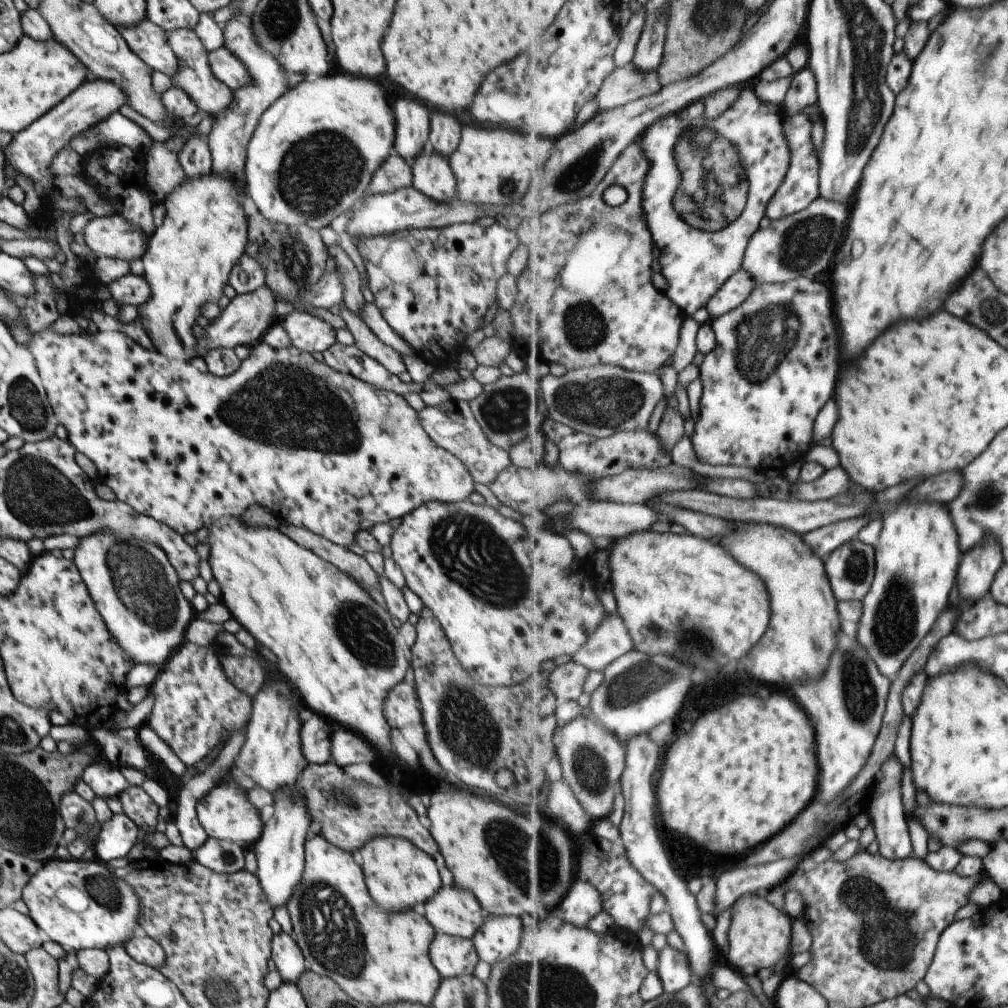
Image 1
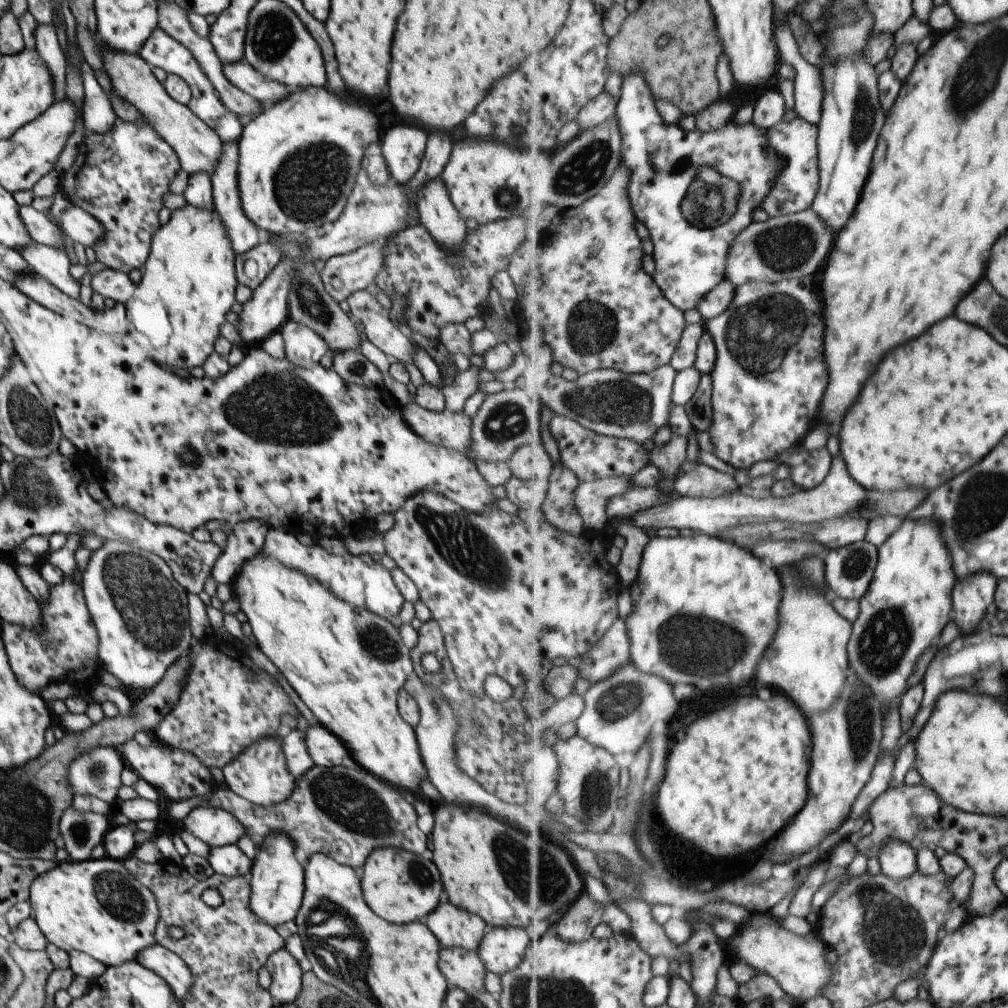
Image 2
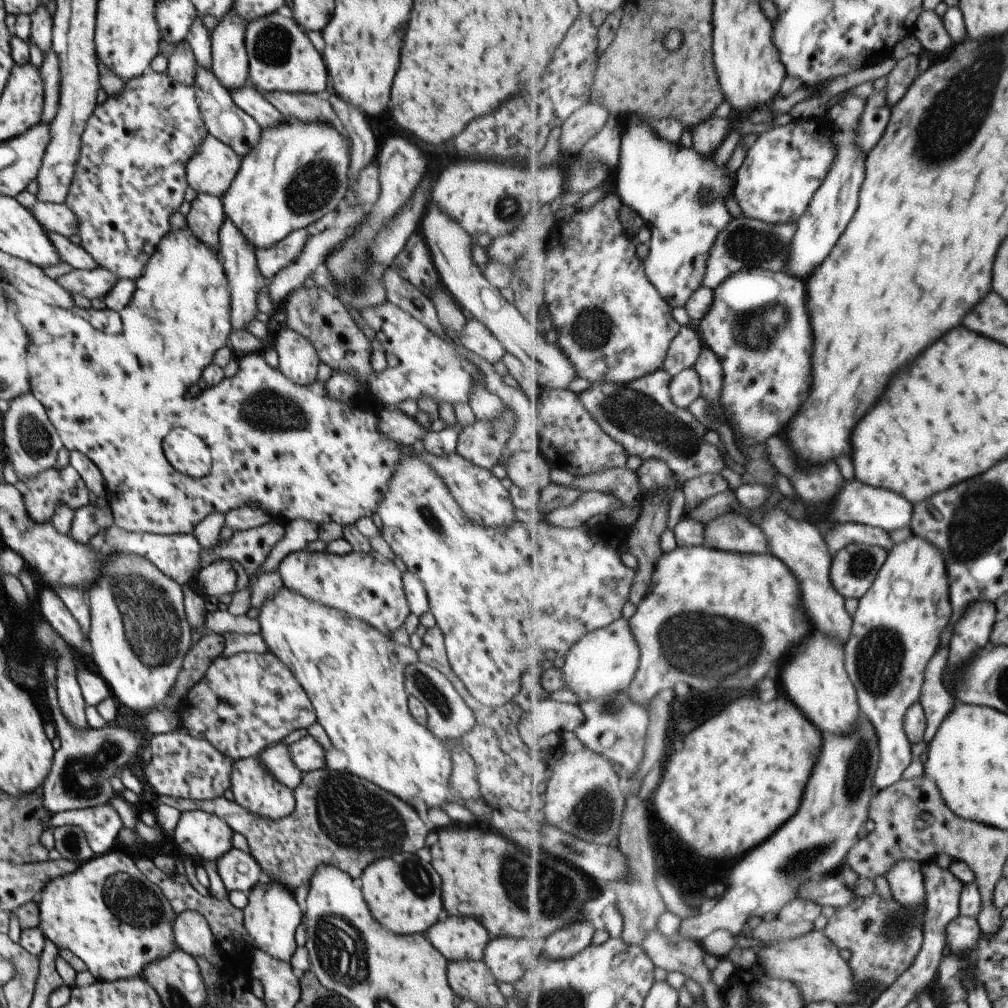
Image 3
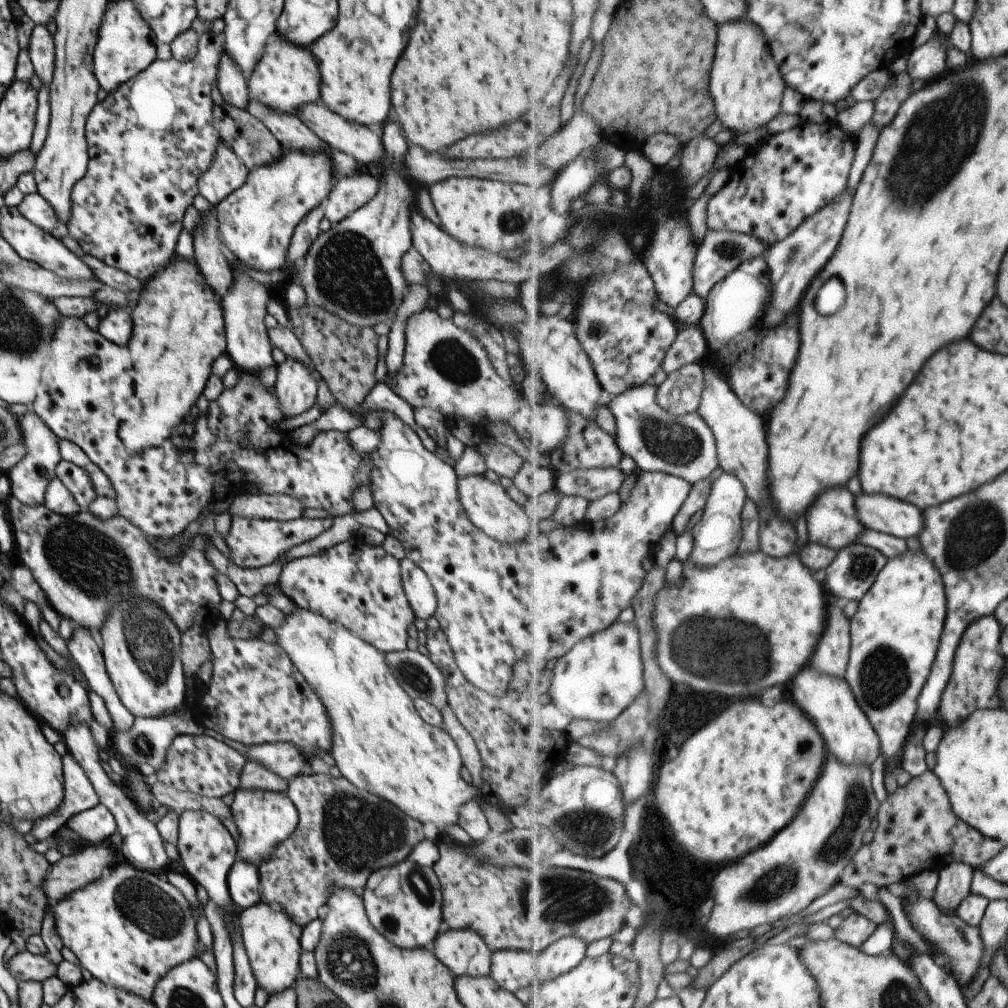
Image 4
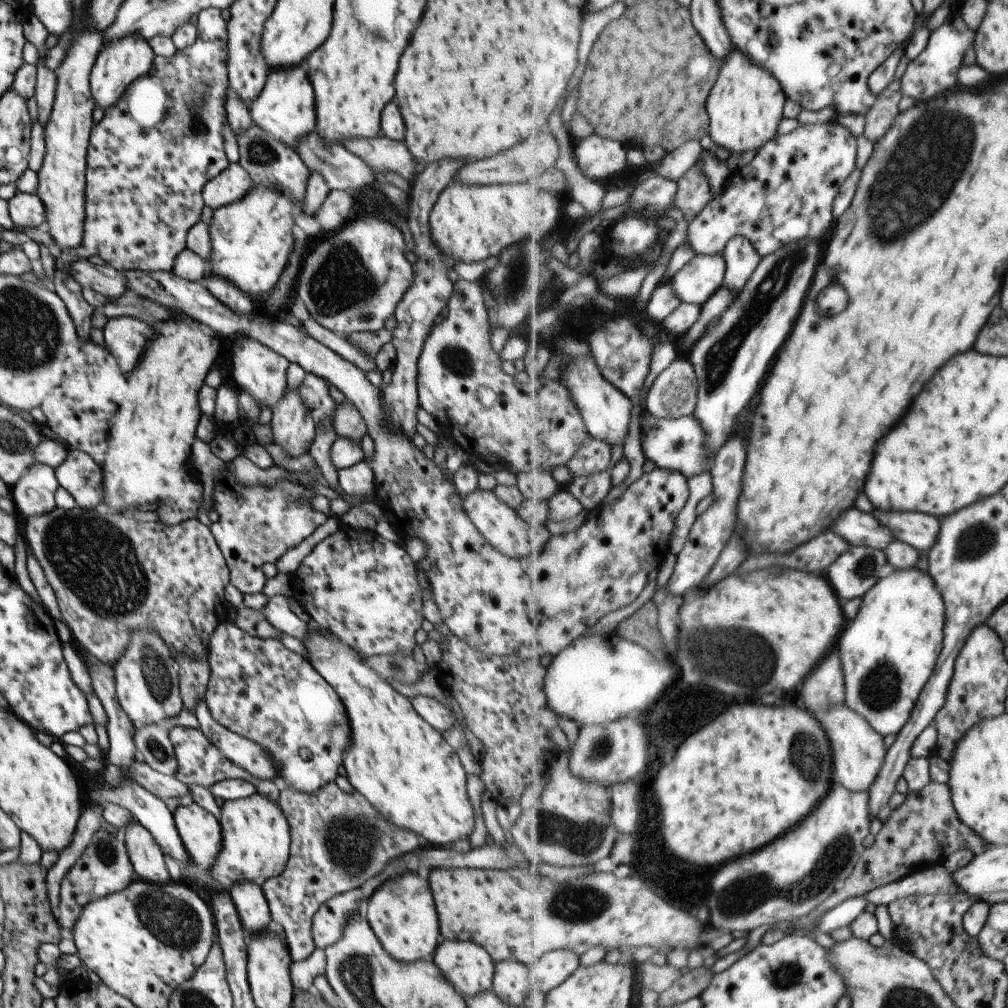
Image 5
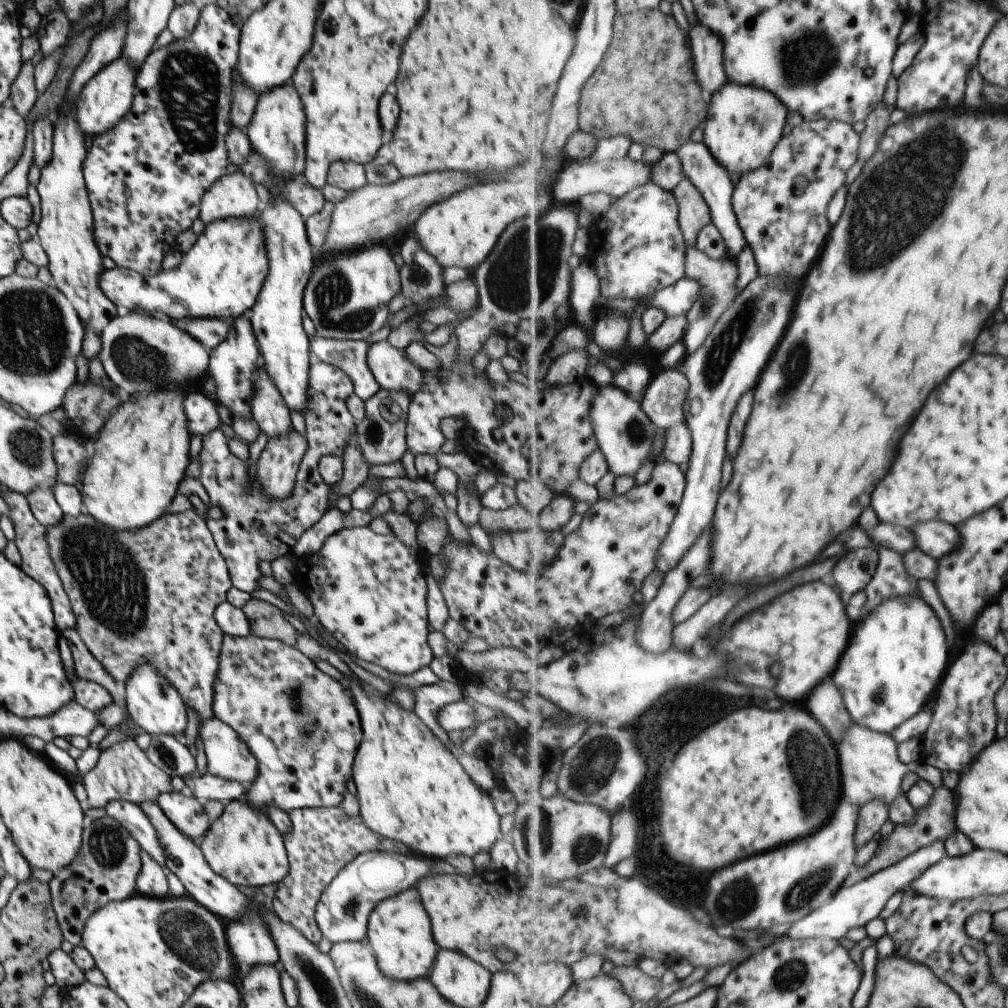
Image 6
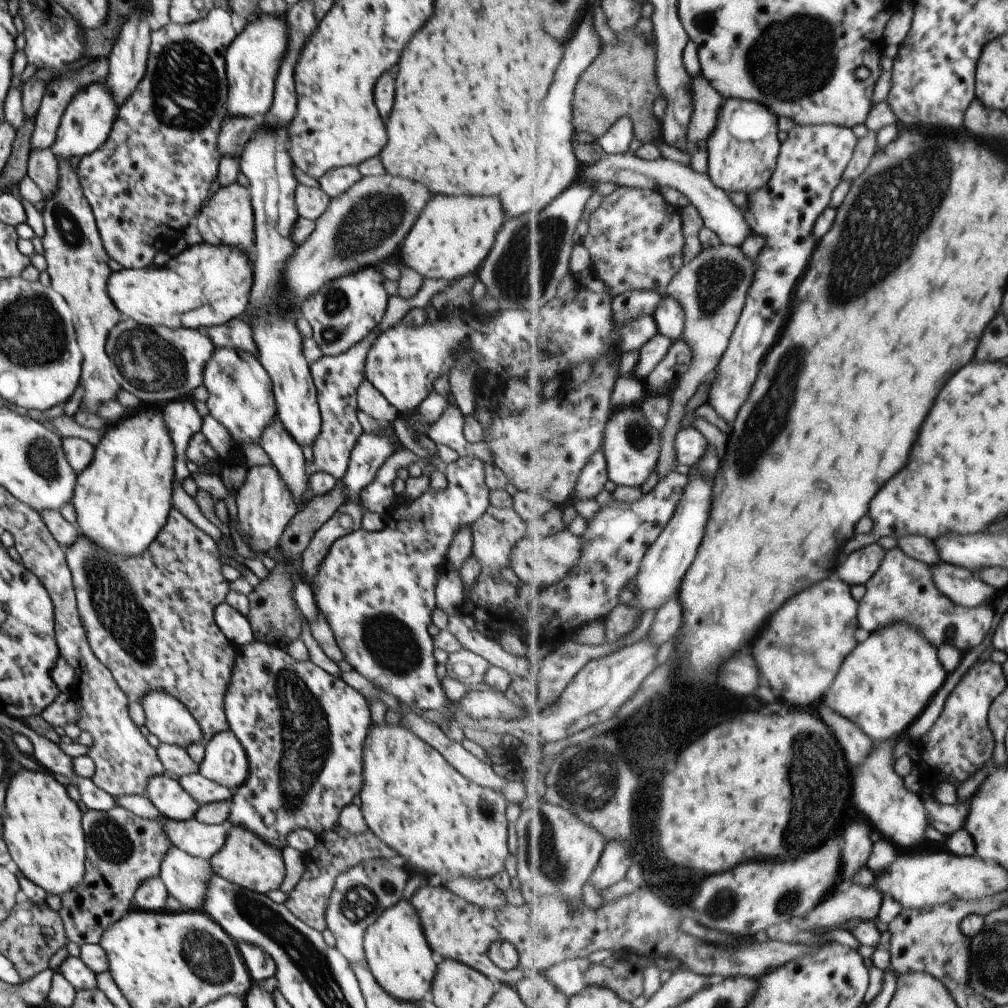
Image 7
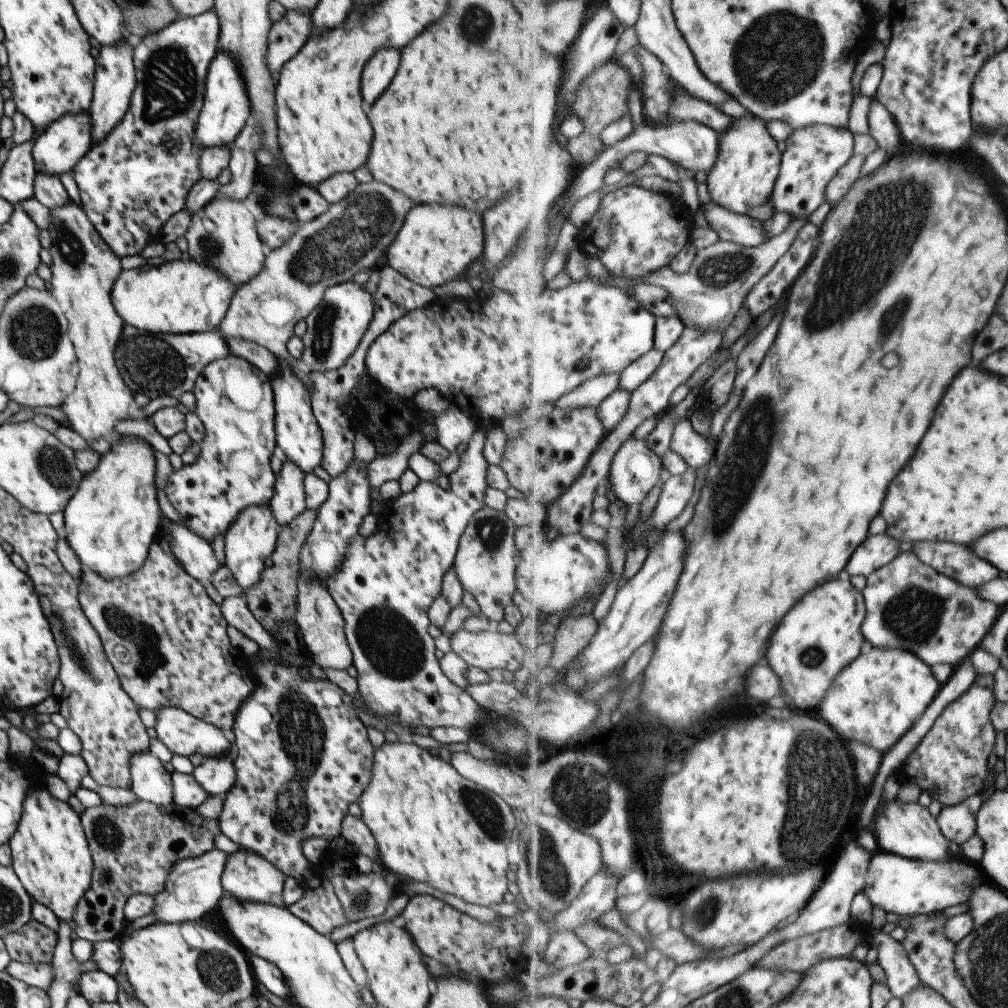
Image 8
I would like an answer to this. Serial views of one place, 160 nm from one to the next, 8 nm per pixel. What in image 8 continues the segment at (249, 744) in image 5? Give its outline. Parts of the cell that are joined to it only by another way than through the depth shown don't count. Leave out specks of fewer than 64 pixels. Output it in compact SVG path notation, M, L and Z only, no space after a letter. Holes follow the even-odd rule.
M213 755L205 757L205 761L192 770L193 778L208 796L225 795L235 784L236 774L232 760L232 755Z

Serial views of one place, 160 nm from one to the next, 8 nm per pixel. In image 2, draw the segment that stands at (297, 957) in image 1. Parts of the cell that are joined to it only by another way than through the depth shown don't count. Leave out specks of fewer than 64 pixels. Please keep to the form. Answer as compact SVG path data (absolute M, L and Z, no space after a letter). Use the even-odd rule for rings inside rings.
M281 948L267 958L264 966L271 976L268 992L273 1002L277 1005L294 1004L301 990L302 976L295 958Z

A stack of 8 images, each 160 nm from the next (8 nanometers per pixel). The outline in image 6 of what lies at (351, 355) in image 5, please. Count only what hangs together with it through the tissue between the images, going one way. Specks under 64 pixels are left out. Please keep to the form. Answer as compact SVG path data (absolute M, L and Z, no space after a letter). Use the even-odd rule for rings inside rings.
M385 341L371 343L367 347L366 365L381 389L395 389L412 394L422 379L422 370L414 368L404 357L401 349Z

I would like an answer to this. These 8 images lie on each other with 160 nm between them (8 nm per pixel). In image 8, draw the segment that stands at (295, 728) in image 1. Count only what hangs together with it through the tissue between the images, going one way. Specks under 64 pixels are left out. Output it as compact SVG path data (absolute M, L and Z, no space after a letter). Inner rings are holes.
M237 849L226 856L220 876L220 886L224 894L230 894L240 901L251 901L285 907L281 900L281 889L285 875L273 866L265 857L247 849Z

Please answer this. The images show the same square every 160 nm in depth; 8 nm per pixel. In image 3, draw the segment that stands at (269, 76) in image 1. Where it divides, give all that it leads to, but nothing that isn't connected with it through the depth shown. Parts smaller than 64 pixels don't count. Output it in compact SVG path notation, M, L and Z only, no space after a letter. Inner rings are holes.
M223 217L218 228L216 253L221 259L230 292L231 329L242 330L251 319L254 319L255 311L257 311L255 294L261 287L265 286L266 282L259 274L252 244L239 232L238 228L233 226L227 217Z

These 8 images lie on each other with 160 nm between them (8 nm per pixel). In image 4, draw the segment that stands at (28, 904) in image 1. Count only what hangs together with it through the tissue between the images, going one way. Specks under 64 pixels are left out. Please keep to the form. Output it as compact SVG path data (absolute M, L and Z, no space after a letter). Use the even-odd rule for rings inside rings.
M126 861L117 863L107 874L70 892L61 900L49 902L49 906L62 946L77 957L81 969L104 985L132 992L145 1000L150 1000L157 979L173 965L197 957L199 938L195 933L196 920L190 913L191 906L181 892L167 882L164 872L142 871Z

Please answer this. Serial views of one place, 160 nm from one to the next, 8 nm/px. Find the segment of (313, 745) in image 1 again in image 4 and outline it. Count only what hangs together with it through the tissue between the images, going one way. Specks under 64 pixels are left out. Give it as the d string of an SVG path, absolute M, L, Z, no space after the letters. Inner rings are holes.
M247 761L241 769L237 789L288 793L289 788L288 782L278 774L268 771L257 762Z

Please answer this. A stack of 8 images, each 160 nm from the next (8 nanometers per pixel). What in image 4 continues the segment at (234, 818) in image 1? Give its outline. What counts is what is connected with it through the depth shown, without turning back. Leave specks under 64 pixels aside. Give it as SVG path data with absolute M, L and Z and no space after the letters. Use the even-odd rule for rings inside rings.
M183 811L178 815L178 837L175 840L178 858L185 869L185 876L196 886L203 886L207 896L222 912L228 933L232 929L232 918L235 916L229 910L231 902L227 890L226 878L229 867L237 858L237 844L222 822L208 812Z

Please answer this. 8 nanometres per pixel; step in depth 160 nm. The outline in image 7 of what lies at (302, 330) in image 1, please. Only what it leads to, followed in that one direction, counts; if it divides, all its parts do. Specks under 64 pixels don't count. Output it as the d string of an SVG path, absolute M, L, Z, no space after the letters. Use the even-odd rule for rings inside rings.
M270 463L247 468L246 479L234 497L237 510L235 521L250 538L249 543L245 544L257 557L262 556L263 551L278 545L283 529L296 513L291 493L280 479L277 469Z

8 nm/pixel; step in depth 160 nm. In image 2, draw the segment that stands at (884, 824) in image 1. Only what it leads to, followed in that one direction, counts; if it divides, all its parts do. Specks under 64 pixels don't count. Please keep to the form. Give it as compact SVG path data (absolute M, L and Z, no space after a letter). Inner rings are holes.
M889 838L883 848L881 848L881 856L879 856L882 873L889 878L909 878L918 870L918 859L916 850L899 840L899 838Z

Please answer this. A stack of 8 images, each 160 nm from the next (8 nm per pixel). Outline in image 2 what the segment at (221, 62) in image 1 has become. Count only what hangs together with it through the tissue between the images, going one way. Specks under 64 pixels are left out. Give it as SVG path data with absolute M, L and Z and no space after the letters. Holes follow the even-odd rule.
M244 59L237 60L233 64L222 64L223 76L233 84L235 88L239 88L241 92L249 94L259 103L264 104L267 109L273 104L287 98L289 94L288 88L284 87L273 80L264 79L257 70L253 70Z

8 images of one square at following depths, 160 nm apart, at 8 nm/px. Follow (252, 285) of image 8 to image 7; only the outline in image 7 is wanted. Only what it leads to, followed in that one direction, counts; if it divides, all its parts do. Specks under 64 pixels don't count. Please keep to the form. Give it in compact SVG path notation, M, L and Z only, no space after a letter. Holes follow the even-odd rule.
M389 174L361 177L345 192L331 197L325 212L322 212L321 216L314 220L313 232L305 239L305 242L297 245L295 252L286 262L283 280L285 280L285 286L289 286L291 308L299 310L299 304L331 279L369 265L380 266L387 256L397 252L402 244L401 240L405 238L405 234L409 232L417 214L423 210L423 206L429 198L431 198L431 194L427 192L427 188L423 184L403 180L397 176L389 176Z

